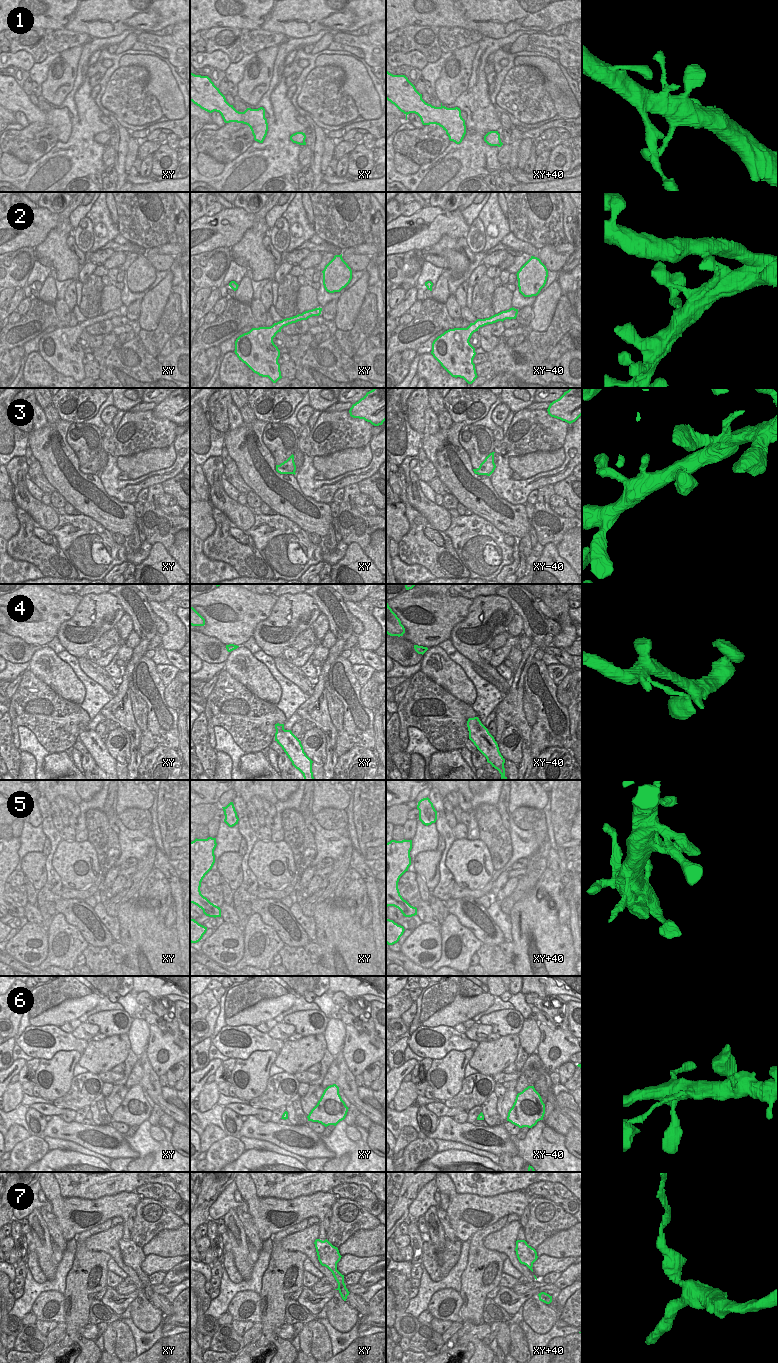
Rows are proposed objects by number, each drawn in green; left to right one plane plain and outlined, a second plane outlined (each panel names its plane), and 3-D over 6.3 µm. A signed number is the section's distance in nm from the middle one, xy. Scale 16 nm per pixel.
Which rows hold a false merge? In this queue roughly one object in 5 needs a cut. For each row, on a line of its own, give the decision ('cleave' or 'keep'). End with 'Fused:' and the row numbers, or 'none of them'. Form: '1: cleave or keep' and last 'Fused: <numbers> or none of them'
1: keep
2: keep
3: keep
4: keep
5: keep
6: keep
7: keep
Fused: none of them

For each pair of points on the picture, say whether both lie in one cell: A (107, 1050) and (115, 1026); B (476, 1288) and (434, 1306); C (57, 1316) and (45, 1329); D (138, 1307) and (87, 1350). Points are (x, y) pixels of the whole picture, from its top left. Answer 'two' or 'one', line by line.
A: two
B: two
C: two
D: two

